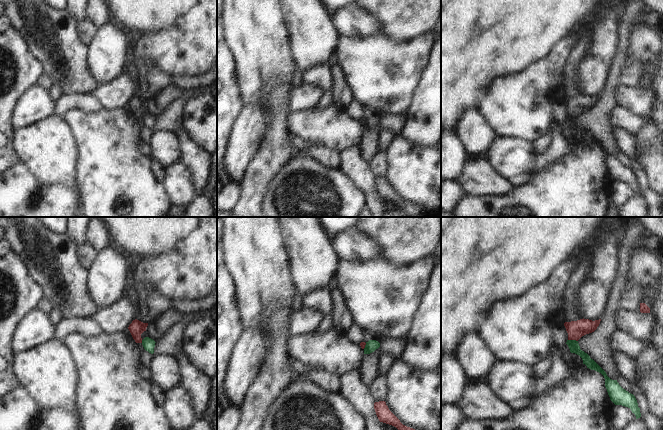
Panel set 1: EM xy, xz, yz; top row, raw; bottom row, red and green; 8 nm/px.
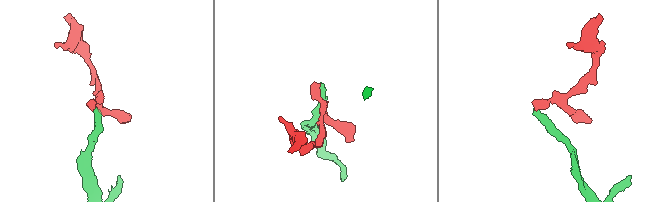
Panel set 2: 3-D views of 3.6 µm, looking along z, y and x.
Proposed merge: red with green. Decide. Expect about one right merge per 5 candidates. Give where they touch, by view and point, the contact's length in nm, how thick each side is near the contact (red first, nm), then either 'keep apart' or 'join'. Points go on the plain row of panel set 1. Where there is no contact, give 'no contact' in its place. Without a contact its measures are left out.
yz (573, 115) | 80 nm | 140/90 nm | keep apart

